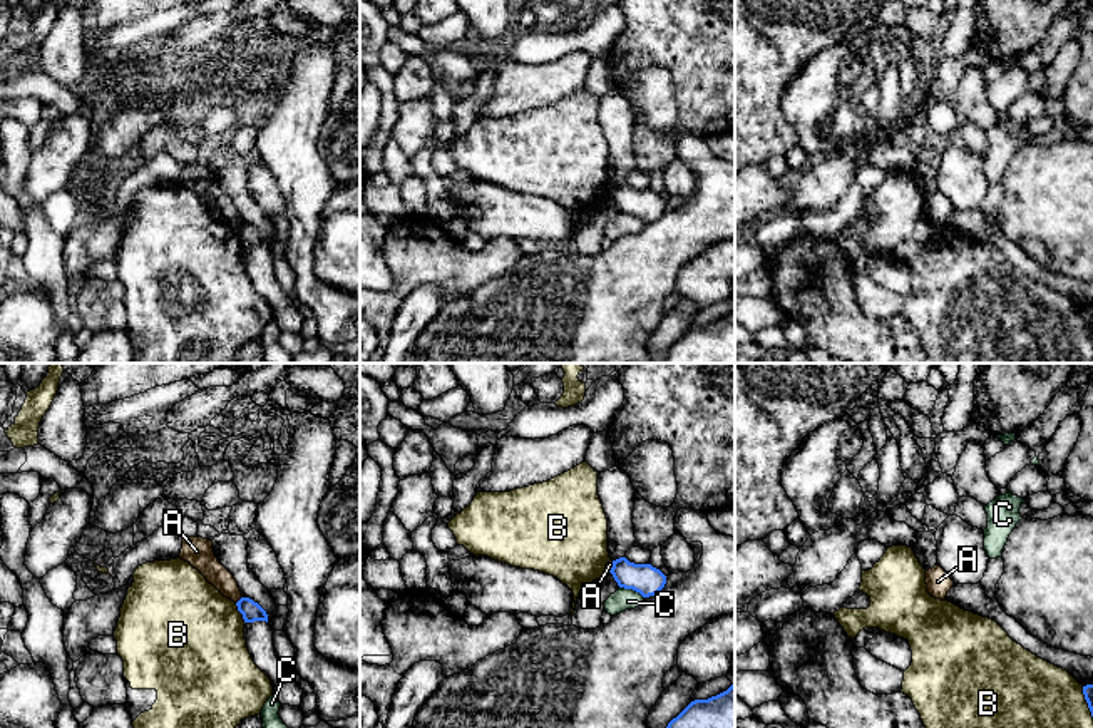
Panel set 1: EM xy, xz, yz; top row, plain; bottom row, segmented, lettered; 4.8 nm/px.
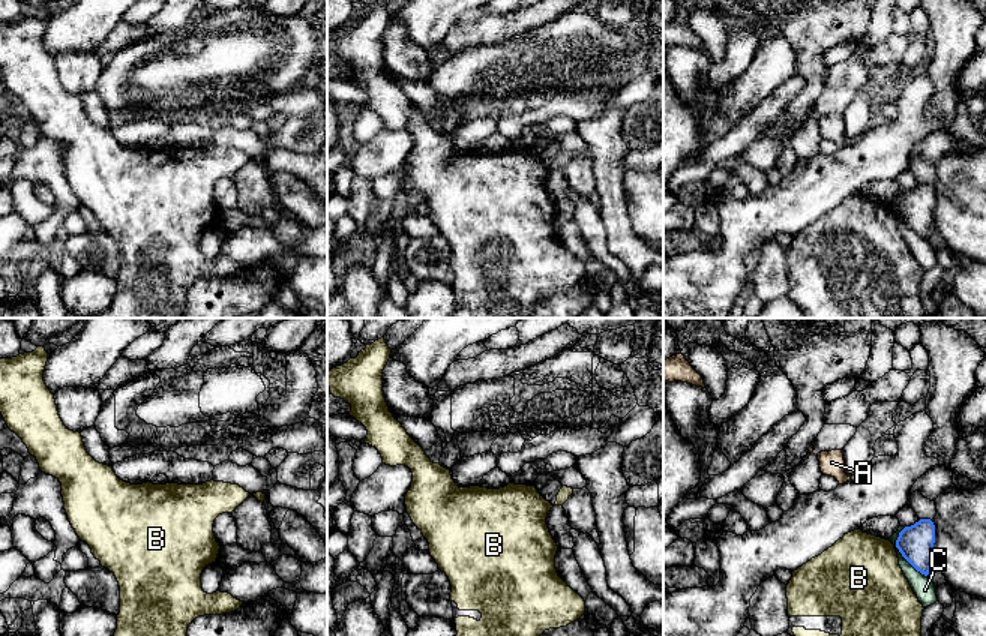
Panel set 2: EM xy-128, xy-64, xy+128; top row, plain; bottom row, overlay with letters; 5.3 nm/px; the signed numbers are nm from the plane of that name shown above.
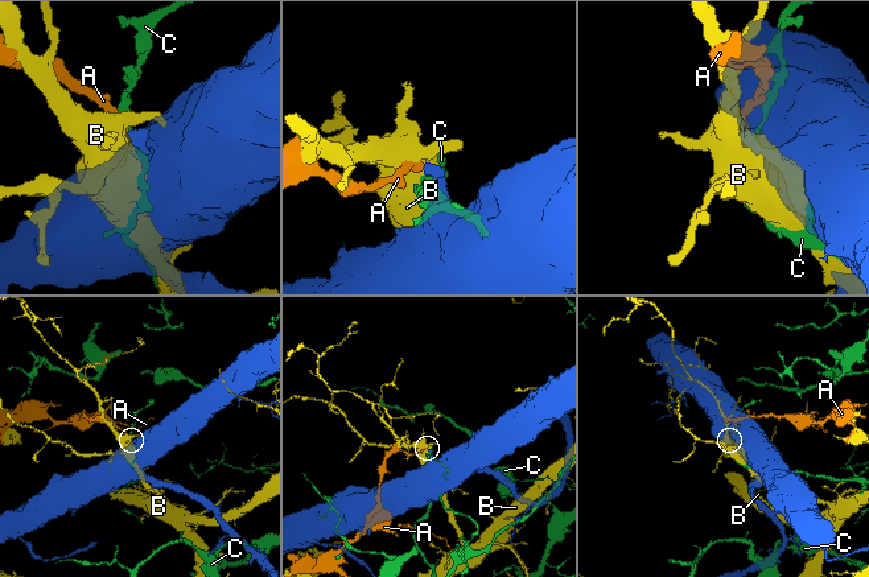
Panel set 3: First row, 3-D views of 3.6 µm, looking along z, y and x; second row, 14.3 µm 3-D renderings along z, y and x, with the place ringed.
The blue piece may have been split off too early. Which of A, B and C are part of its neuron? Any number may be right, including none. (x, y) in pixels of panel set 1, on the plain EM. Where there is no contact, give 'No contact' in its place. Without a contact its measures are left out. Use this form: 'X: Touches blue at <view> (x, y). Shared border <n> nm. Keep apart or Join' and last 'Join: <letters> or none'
A: Touches blue at xy (240, 225). Shared border 50 nm. Keep apart
B: Touches blue at xy (240, 236). Shared border 120 nm. Keep apart
C: Touches blue at xz (631, 213). Shared border 130 nm. Keep apart
Join: none

